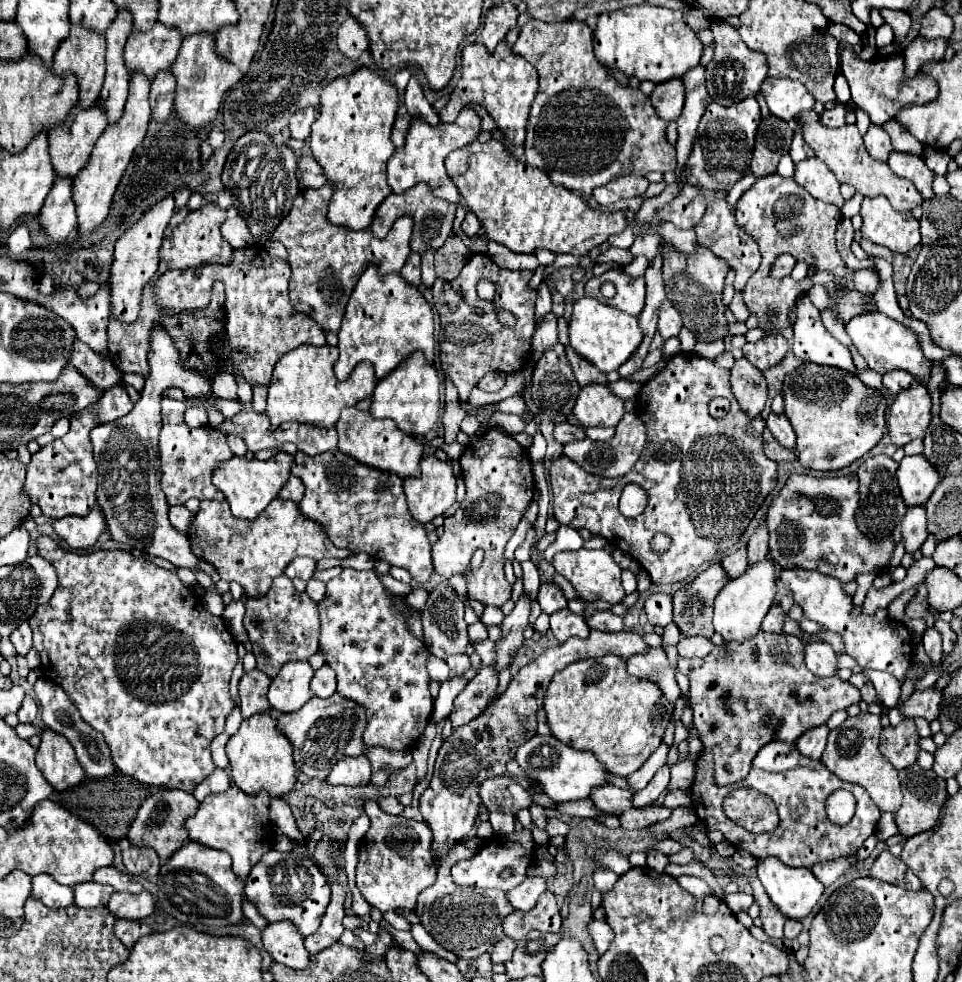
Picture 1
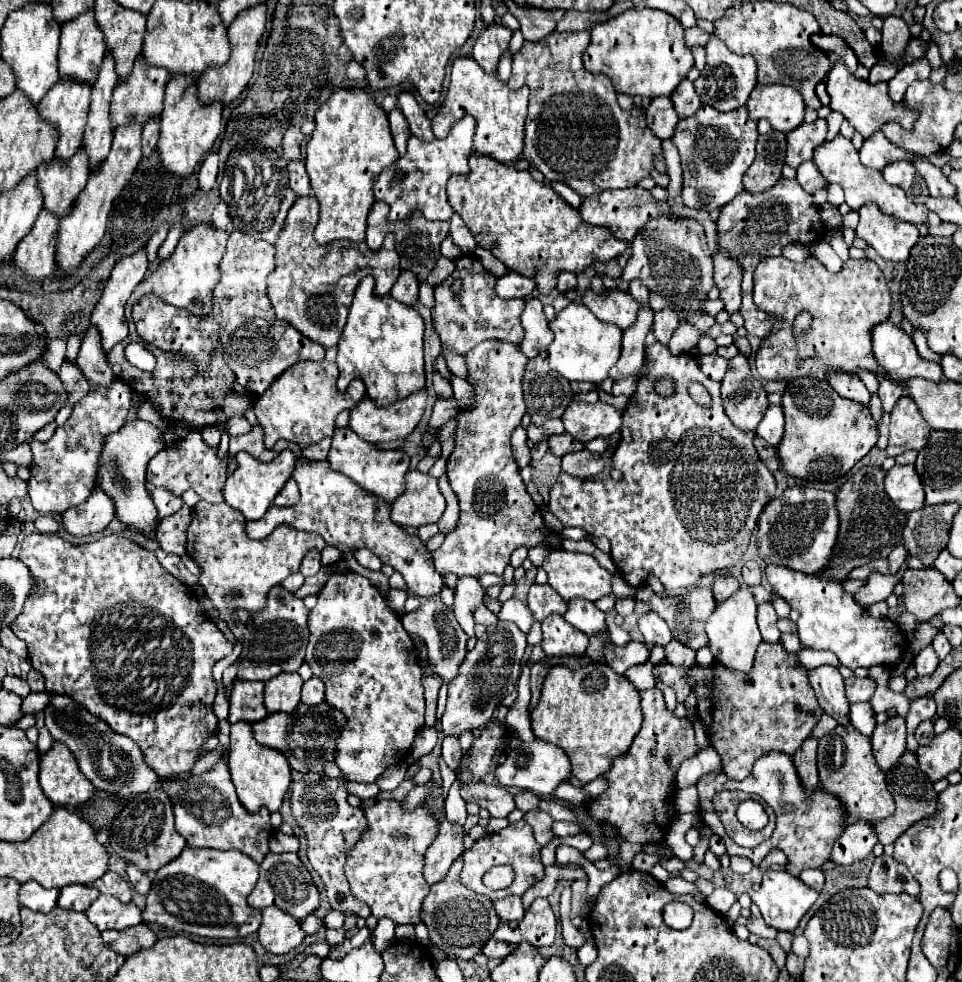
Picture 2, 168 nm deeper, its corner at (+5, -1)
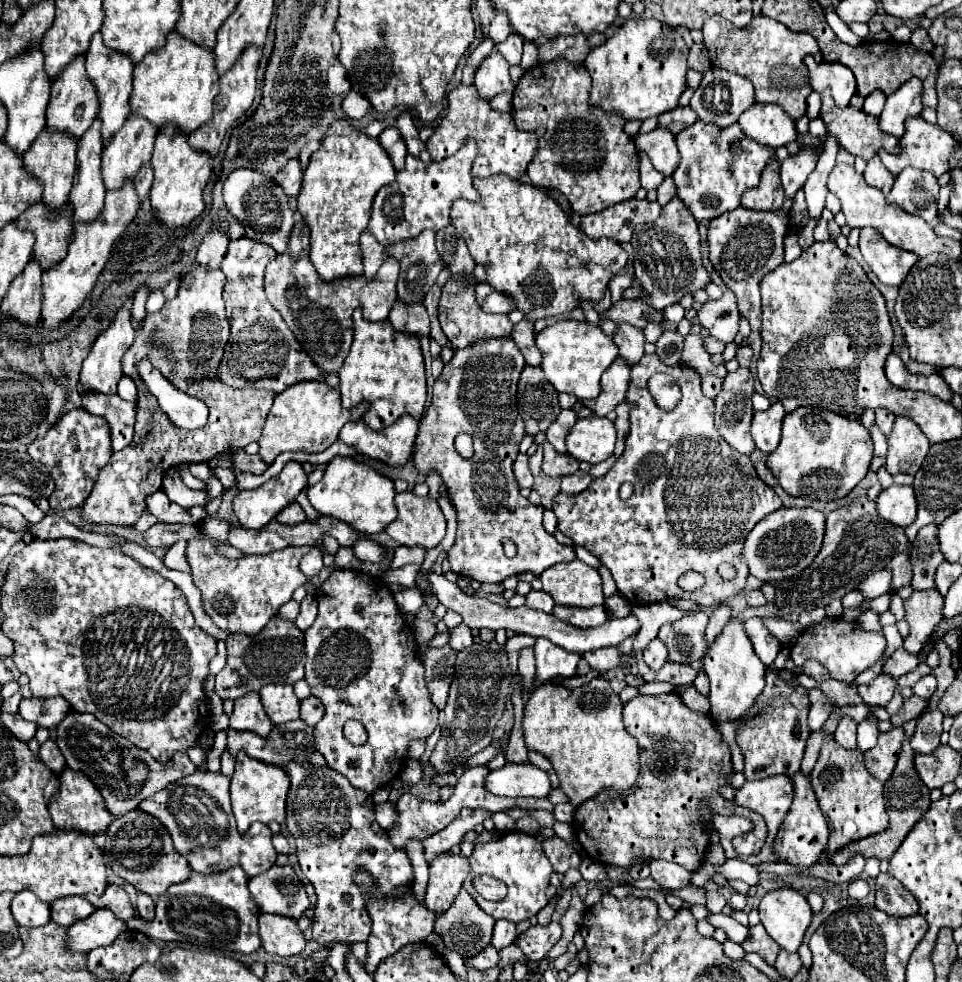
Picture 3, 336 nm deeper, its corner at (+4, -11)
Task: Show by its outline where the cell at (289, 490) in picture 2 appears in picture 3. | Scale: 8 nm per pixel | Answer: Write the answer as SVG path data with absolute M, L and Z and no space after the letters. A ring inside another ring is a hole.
M297 502L289 504L287 508L283 508L283 510L277 514L277 522L281 522L281 524L287 524L287 526L301 524L303 520L305 520L305 512L303 512L303 508L301 508Z

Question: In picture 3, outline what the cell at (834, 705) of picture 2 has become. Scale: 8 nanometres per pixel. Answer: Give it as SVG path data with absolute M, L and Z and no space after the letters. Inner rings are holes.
M847 716L841 718L835 730L835 740L847 750L857 750L857 724Z

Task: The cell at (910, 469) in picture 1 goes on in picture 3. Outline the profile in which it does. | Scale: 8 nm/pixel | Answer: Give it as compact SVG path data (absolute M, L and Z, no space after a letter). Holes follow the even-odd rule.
M897 486L883 490L877 498L877 512L883 520L907 528L917 516L917 500L911 486Z

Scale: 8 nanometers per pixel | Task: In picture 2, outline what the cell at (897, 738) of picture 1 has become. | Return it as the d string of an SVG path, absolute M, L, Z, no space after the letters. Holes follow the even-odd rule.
M902 716L878 724L872 734L872 752L882 770L890 770L906 752L906 722Z

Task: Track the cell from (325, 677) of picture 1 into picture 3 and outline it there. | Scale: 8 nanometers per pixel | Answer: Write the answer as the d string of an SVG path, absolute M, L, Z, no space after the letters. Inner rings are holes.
M309 696L305 700L301 700L301 720L309 726L317 726L317 722L321 720L323 716L323 704L315 698L315 696Z

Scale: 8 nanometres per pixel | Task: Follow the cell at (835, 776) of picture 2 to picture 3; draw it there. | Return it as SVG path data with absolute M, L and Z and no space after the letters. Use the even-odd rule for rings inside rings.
M825 736L817 764L811 772L811 786L829 824L829 842L825 848L827 856L855 840L879 834L887 828L889 818L885 812L883 782L875 780L867 772L861 750L845 750L835 742L833 736Z

